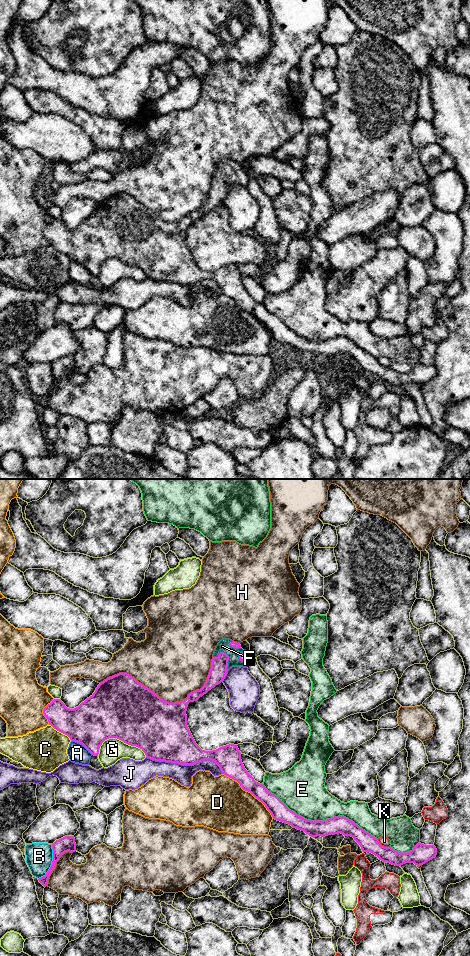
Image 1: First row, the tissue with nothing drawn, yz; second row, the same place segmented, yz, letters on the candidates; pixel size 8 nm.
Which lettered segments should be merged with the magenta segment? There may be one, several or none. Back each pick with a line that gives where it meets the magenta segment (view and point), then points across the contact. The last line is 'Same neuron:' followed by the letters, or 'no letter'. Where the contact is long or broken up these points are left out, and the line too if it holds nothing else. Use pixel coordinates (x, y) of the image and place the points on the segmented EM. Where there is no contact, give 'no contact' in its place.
F: yz (228, 659)
Same neuron: F

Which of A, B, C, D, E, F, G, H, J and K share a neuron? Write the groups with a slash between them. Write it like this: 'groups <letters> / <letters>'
groups A / B G / C / D / E / F / H / J / K

